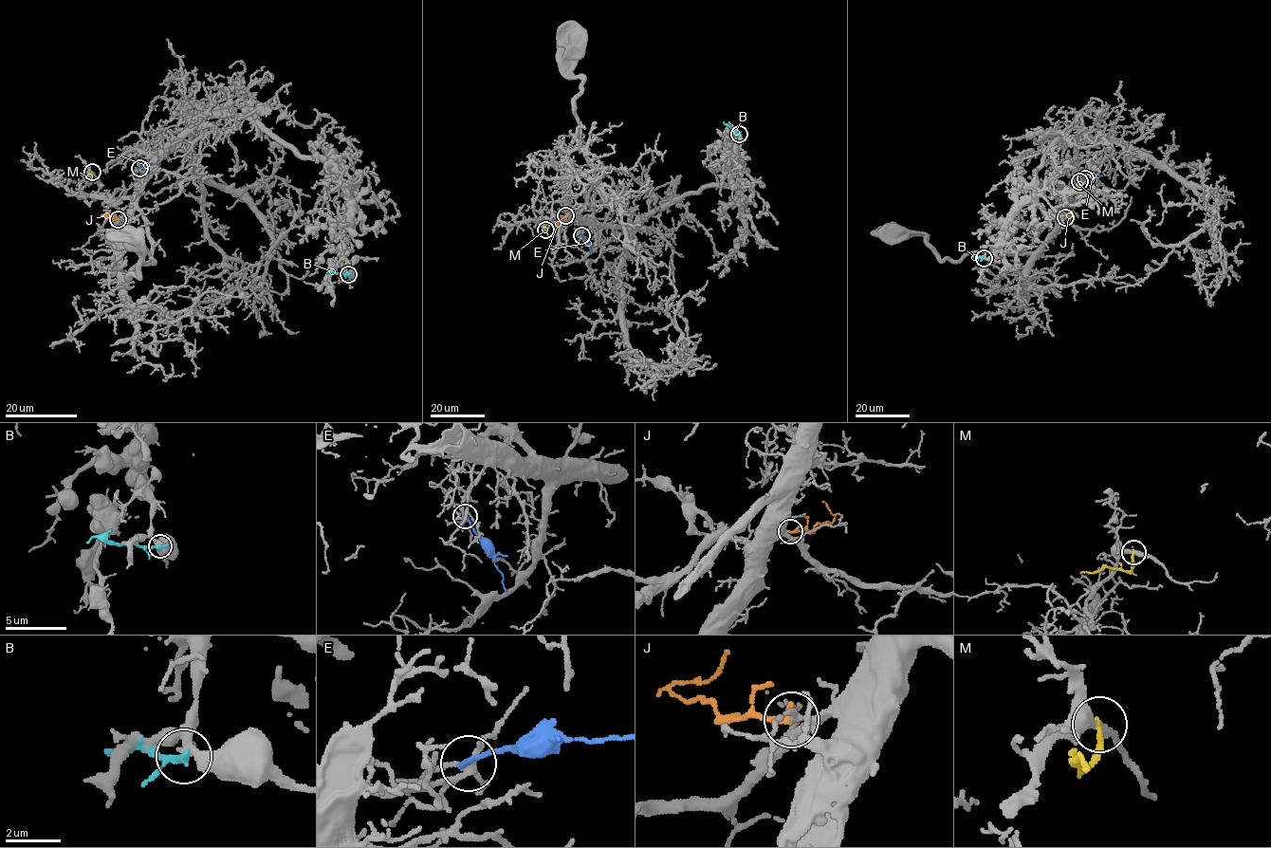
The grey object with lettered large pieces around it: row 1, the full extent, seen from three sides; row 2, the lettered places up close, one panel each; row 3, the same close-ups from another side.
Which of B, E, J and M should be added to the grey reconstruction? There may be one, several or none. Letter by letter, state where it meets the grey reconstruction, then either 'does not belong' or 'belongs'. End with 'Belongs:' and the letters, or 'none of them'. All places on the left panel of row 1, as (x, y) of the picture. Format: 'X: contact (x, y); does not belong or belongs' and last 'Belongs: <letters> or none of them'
B: contact (348, 274); does not belong
E: contact (139, 168); does not belong
J: contact (118, 219); belongs
M: contact (92, 172); does not belong
Belongs: J

